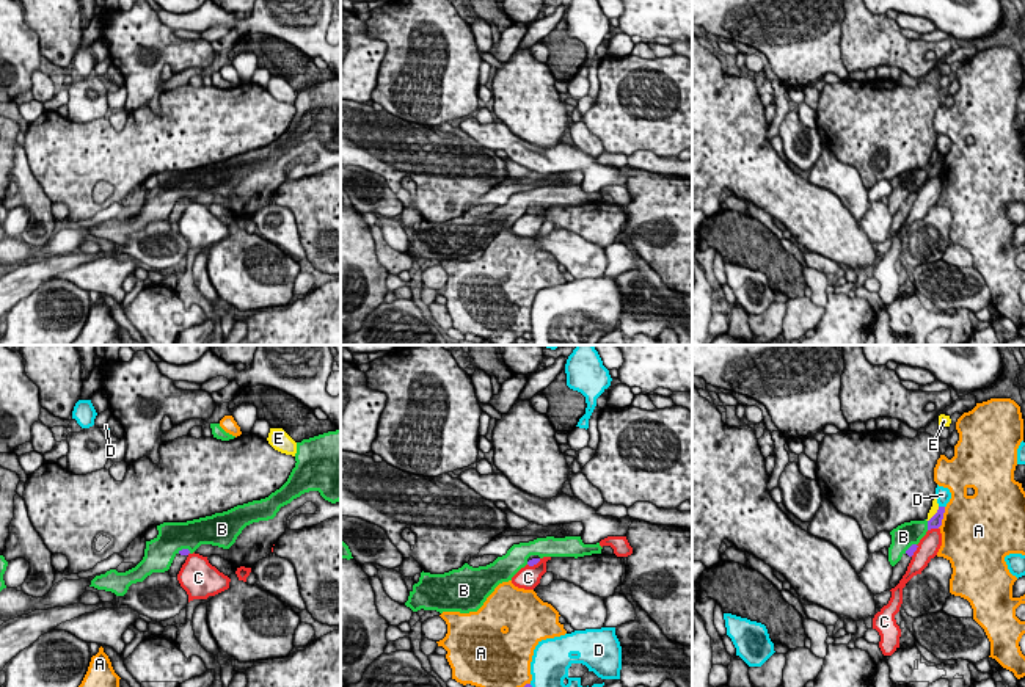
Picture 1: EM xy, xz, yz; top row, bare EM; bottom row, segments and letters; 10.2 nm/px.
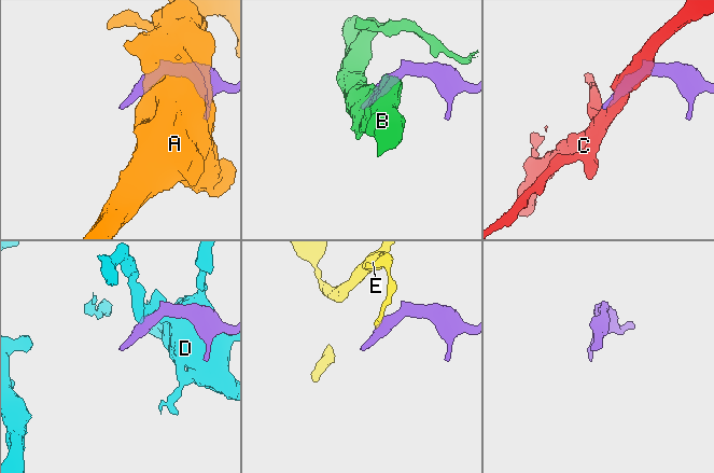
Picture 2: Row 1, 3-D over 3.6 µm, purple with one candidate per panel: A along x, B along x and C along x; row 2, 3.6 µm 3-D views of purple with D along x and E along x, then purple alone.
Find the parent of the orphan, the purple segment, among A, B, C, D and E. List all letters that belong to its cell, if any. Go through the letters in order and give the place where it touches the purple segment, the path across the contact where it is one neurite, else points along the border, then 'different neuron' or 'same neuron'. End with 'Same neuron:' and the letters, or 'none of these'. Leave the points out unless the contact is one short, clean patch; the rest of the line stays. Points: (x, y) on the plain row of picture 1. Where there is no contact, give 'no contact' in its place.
A: yz (942, 167) | different neuron
B: yz (928, 174) | along yz (926, 170), (928, 178) | different neuron
C: yz (933, 176) | different neuron
D: yz (942, 156) | different neuron
E: yz (934, 163) | along yz (939, 156), (928, 170) | different neuron
Same neuron: none of these

